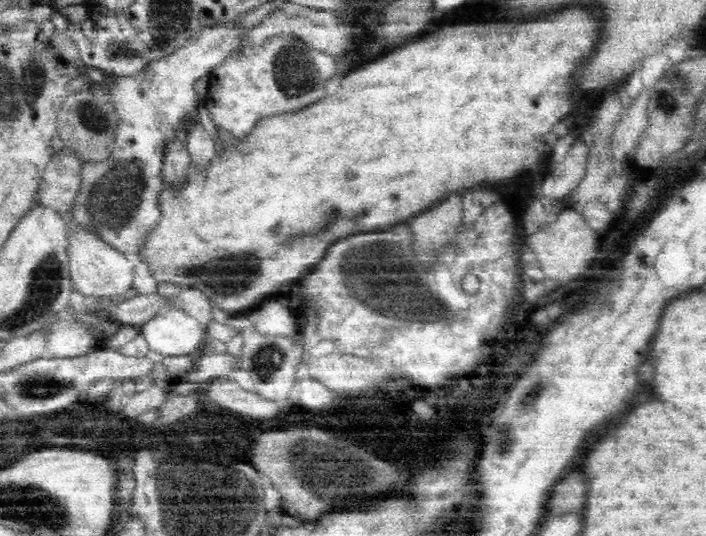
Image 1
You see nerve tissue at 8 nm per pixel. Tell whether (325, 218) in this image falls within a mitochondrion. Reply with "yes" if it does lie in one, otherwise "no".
yes

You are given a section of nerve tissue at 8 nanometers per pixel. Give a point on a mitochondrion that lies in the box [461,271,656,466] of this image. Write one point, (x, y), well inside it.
(529, 400)

